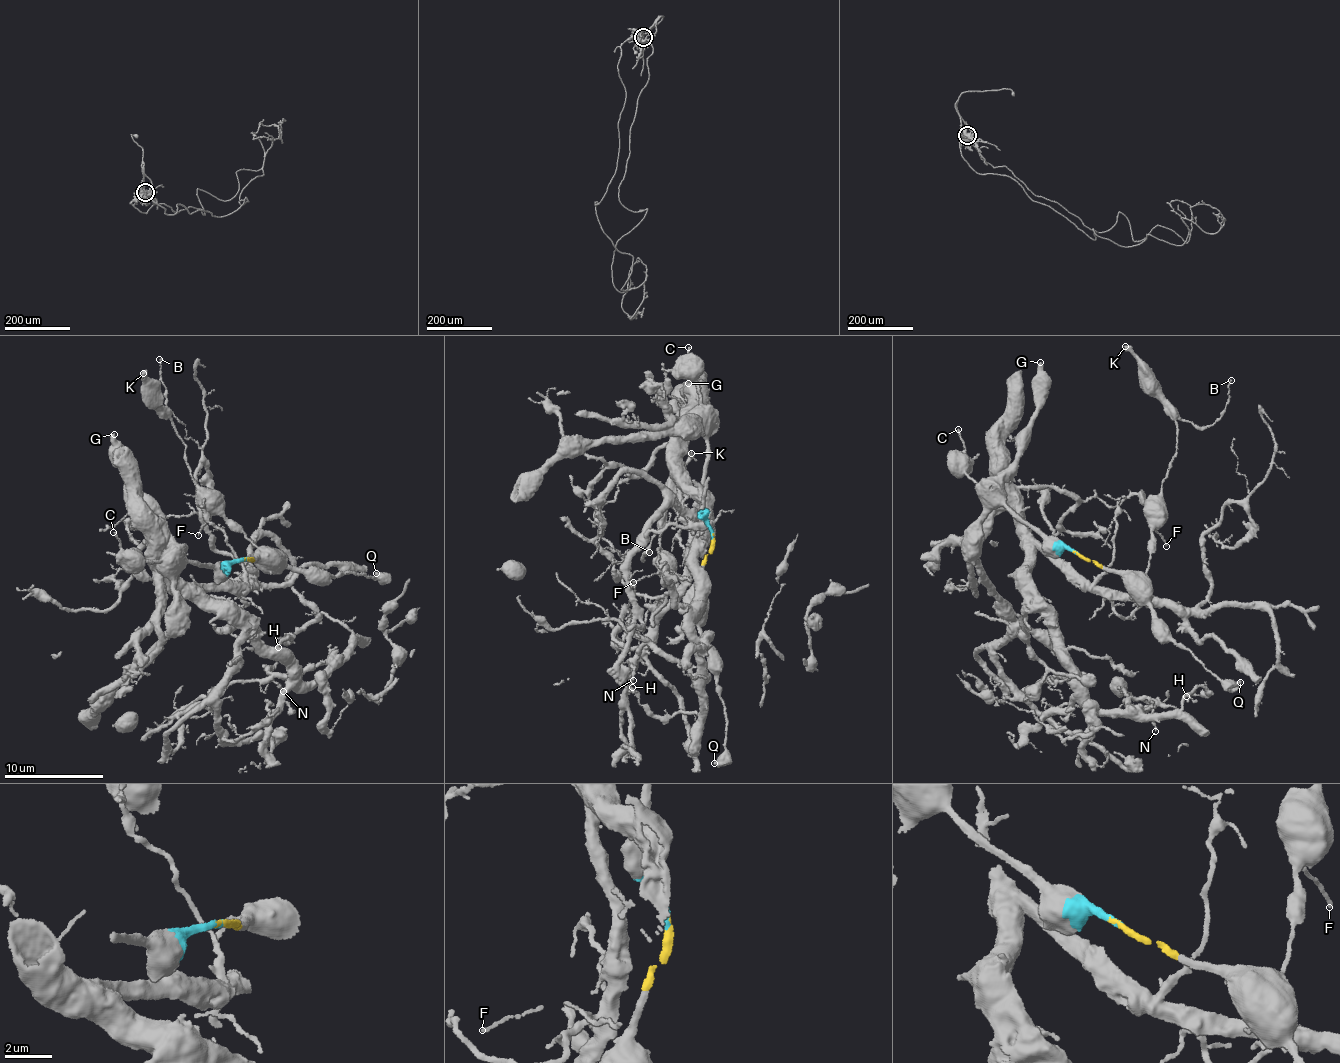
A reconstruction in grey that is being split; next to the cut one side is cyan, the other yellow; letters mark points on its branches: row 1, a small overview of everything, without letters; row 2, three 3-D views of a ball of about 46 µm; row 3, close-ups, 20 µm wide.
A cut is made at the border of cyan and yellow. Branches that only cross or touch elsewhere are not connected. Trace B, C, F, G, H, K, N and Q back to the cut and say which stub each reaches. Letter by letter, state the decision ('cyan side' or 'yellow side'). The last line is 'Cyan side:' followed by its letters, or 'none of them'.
B: yellow side
C: cyan side
F: yellow side
G: cyan side
H: cyan side
K: yellow side
N: cyan side
Q: yellow side
Cyan side: C, G, H, N

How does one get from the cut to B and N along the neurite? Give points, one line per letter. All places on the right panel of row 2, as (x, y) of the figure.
B: (1076, 553), (1106, 568), (1146, 571), (1179, 419), (1213, 424), (1229, 398), (1230, 379)
N: (1076, 553), (1043, 544), (1000, 498), (1090, 706), (1126, 715), (1145, 698), (1155, 731)

